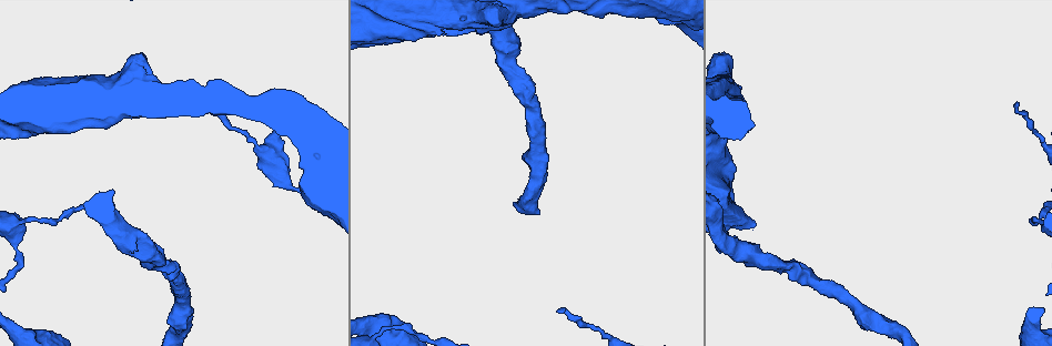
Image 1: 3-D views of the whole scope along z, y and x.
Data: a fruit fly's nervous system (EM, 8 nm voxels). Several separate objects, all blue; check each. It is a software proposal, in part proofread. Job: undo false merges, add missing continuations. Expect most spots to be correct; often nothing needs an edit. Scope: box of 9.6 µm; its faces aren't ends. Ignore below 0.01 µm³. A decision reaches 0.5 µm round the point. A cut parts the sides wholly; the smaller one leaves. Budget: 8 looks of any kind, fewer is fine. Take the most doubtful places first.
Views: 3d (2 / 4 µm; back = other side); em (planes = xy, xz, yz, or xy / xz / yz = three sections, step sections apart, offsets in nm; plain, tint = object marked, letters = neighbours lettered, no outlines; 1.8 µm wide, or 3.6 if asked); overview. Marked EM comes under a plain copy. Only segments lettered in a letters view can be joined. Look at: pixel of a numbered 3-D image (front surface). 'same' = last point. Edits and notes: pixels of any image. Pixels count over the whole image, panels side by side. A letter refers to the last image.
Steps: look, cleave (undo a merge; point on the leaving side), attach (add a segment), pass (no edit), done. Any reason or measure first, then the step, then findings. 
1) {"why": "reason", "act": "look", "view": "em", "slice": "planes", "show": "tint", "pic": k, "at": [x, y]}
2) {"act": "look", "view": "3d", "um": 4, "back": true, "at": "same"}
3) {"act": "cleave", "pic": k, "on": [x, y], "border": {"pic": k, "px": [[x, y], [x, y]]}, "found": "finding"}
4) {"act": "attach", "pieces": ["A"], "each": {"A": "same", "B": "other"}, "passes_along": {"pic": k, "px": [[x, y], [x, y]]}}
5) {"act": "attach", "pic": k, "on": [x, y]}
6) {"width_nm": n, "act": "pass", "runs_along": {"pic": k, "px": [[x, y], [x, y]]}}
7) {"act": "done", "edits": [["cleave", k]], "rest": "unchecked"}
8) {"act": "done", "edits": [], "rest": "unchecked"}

{"why": "branch stops here", "act": "look", "view": "em", "slice": "planes", "show": "letters", "pic": 1, "at": [559, 309]}

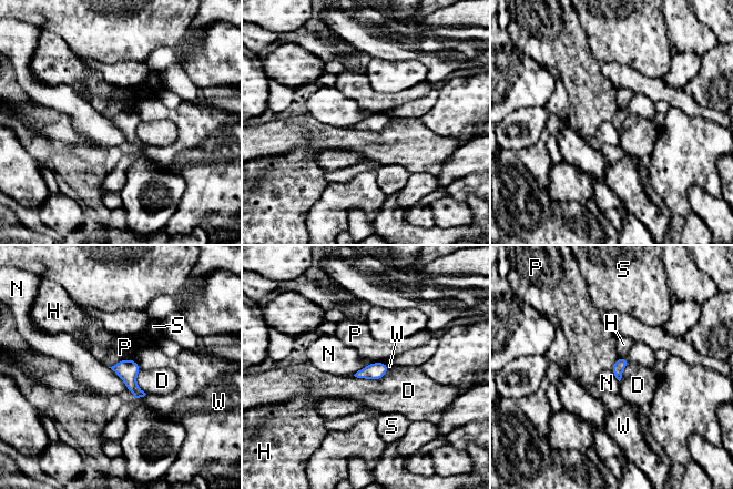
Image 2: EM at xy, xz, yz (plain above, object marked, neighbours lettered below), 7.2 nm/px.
{"act": "pass", "each": {"D": "other", "H": "other", "N": "other", "P": "other", "S": "other", "W": "other"}, "border": {"pic": 2, "px": [[108, 367], [123, 381], [129, 390]]}, "found": "no lettered segment goes on from it"}

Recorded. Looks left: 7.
{"why": "free end", "act": "look", "view": "em", "slice": "planes", "show": "letters", "pic": 1, "at": [725, 52]}

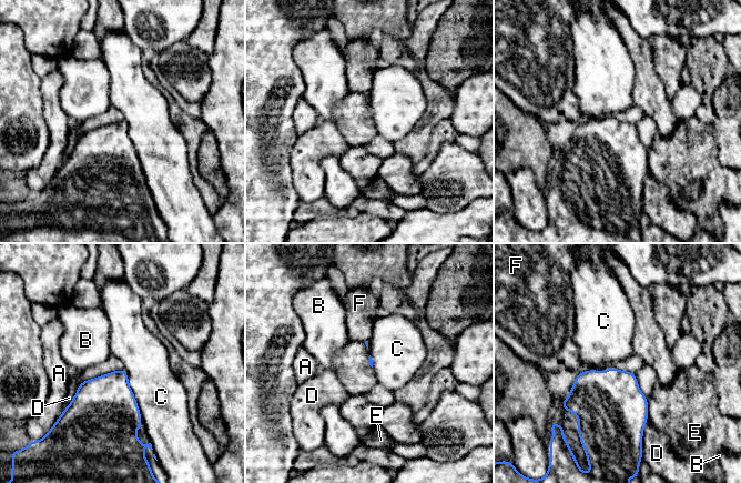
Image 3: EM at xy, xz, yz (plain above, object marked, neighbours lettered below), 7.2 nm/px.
{"act": "pass", "each": {"A": "other", "B": "other", "C": "other", "D": "other", "E": "other", "F": "other"}, "border": {"pic": 3, "px": [[132, 391], [142, 420]]}, "found": "no lettered segment goes on from it"}

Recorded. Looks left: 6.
{"why": "thin neck", "act": "look", "view": "3d", "um": 4, "pic": 1, "at": [1032, 219]}

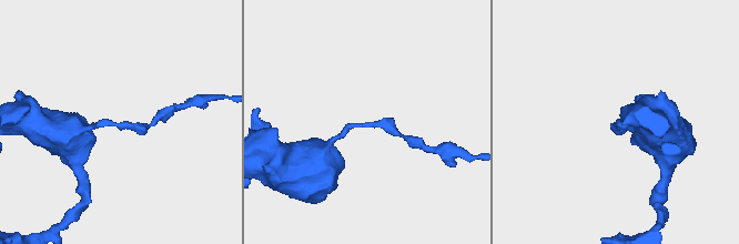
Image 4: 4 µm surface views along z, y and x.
{"why": "need the tissue", "act": "look", "view": "em", "slice": "xz", "step": 16, "show": "letters", "pic": 4, "at": [367, 126]}

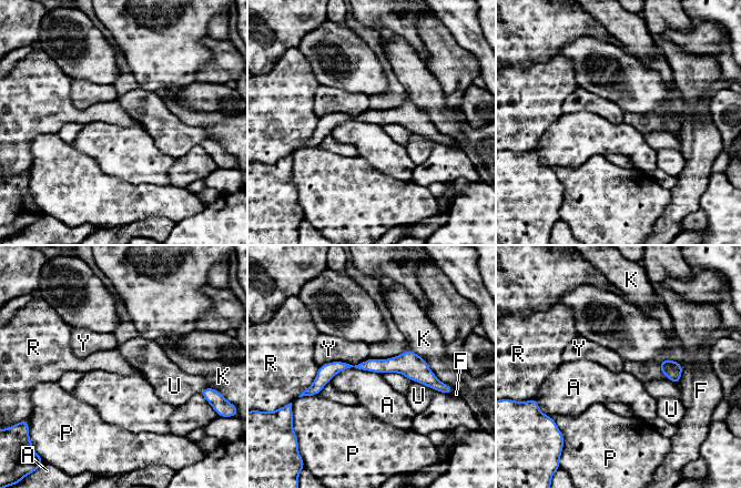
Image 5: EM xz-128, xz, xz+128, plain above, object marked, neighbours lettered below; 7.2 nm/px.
{"longest_contact_nm": ["K", 400], "act": "pass", "each": {"A": "other", "F": "other", "K": "other", "P": "other", "R": "other", "U": "other", "Y": "other"}, "border": {"pic": 5, "px": [[379, 373], [342, 369], [328, 382]]}, "found": "one cell here"}

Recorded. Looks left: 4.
{"why": "thick turns thin", "act": "look", "view": "em", "um": 3.6, "slice": "planes", "show": "letters", "pic": 1, "at": [1032, 335]}

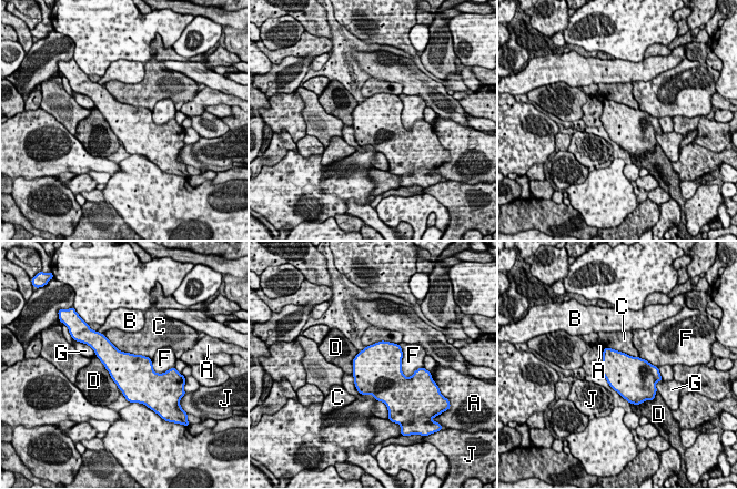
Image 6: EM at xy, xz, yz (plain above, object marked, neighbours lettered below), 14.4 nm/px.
{"width_nm": 550, "longest_contact_nm": ["C", 800], "act": "pass", "each": {"A": "other", "B": "other", "C": "other", "D": "other", "F": "other", "G": "other", "J": "other"}, "found": "one cell here"}

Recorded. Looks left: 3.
{"act": "done", "edits": [], "rest": "unchecked"}

